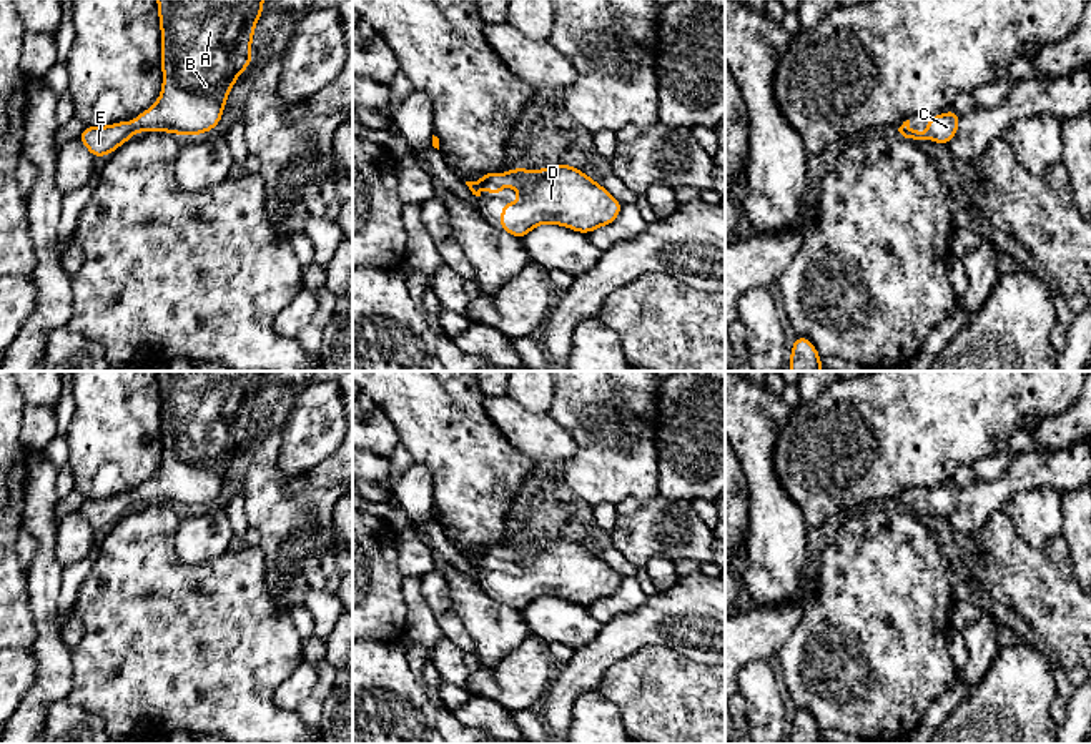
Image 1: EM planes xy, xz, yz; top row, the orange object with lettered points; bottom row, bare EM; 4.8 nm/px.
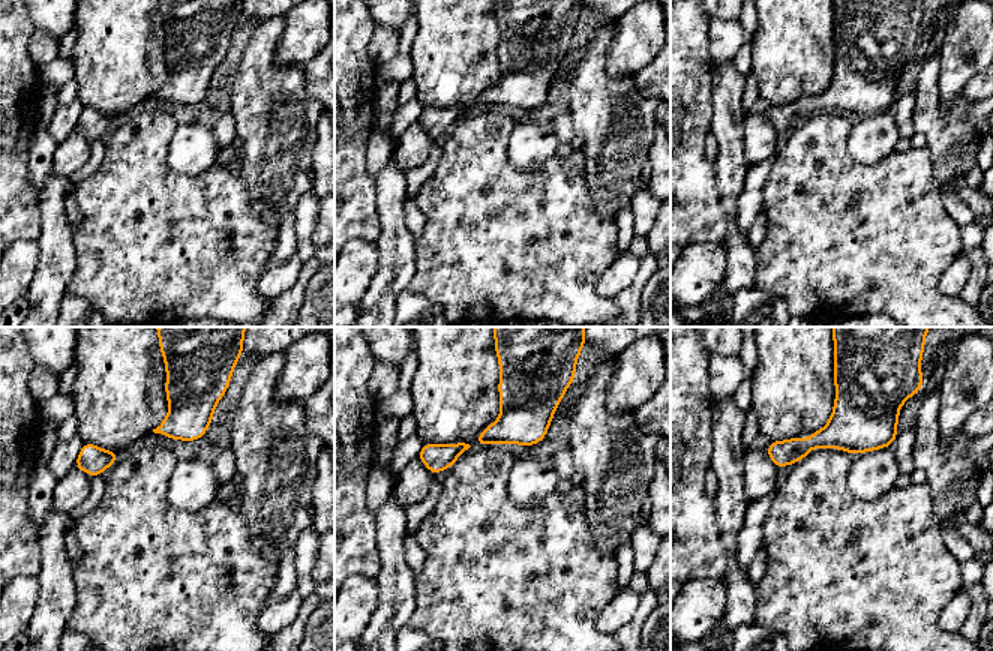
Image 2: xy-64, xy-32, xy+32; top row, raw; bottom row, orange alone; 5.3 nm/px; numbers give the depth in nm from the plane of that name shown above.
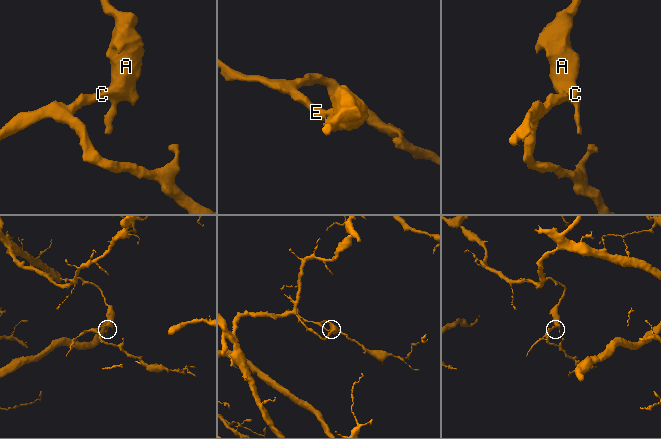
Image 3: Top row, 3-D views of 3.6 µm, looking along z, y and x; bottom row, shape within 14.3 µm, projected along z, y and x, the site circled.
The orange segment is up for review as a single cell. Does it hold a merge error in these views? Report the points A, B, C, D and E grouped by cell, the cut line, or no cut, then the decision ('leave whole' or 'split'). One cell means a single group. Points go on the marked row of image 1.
A B C D E | no cut | leave whole

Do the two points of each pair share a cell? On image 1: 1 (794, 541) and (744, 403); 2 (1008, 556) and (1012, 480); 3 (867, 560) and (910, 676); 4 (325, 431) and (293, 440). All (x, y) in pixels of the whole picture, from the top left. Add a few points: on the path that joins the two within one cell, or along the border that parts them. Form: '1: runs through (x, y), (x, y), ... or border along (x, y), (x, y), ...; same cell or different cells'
1: runs through (769, 506), (752, 438); same cell
2: border along (1000, 510), (977, 531); different cells
3: runs through (878, 588), (878, 643), (883, 648); same cell
4: runs through (316, 431), (301, 440); same cell

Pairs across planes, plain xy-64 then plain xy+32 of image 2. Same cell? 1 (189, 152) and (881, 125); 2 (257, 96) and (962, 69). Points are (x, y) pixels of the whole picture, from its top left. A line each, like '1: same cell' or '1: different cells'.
1: same cell
2: different cells

